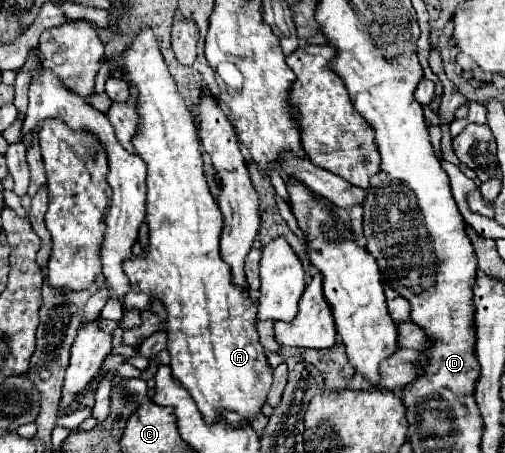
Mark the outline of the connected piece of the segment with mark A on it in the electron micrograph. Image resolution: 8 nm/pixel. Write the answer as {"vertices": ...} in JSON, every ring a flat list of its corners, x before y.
{"vertices":[[141,29,135,37,133,47,125,51,125,77,139,91,137,113,141,113,141,127,133,145,139,157,147,163,147,223,149,223,149,243,142,254,125,261,123,271,130,282,129,293,125,297,127,309,147,309,149,299,157,297,167,309,167,333,169,333,169,353,173,377,189,391,197,409,207,423,219,421,217,409,229,409,245,419,253,419,267,401,271,389,273,369,267,363,259,335,255,331,257,307,253,305,249,293,239,289,231,281,231,269,219,255,219,237,223,229,223,215,215,203,207,181,203,177,203,161,199,151,197,131,193,127,191,111,185,107,177,85,161,57,159,45,151,29]]}

